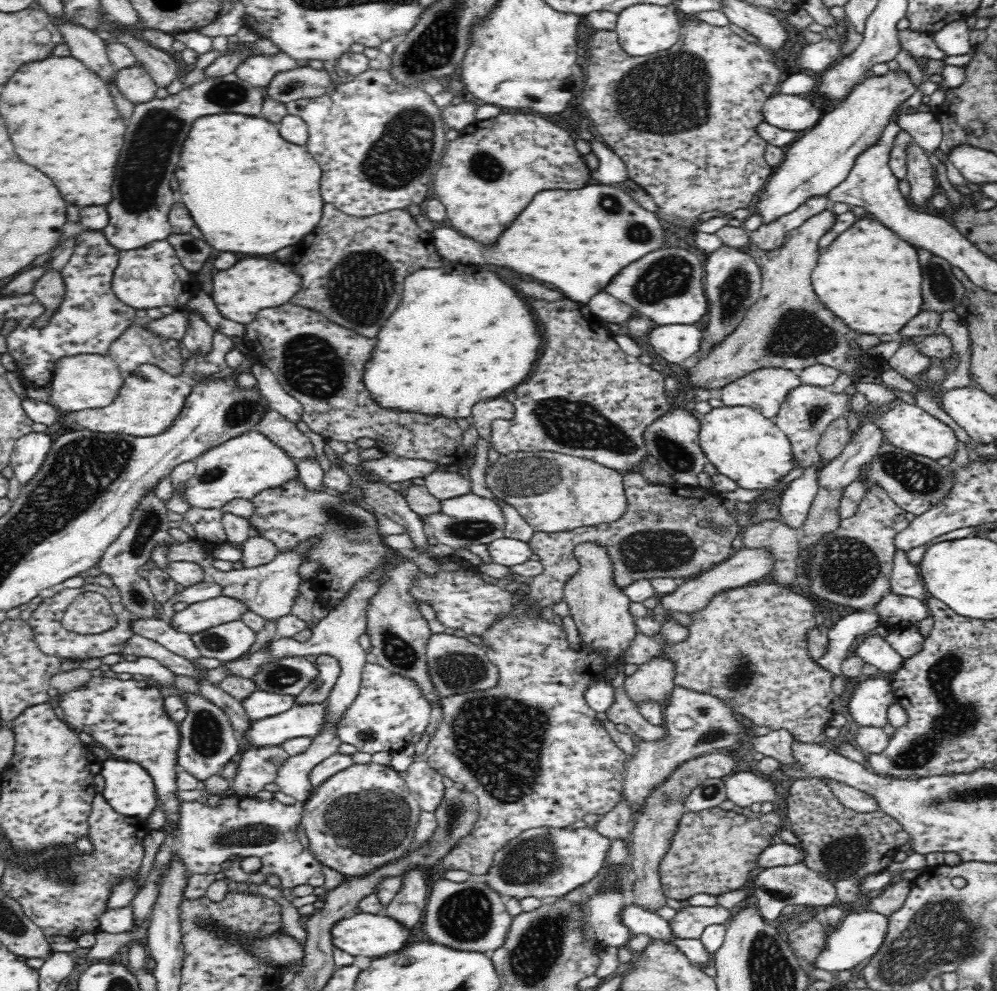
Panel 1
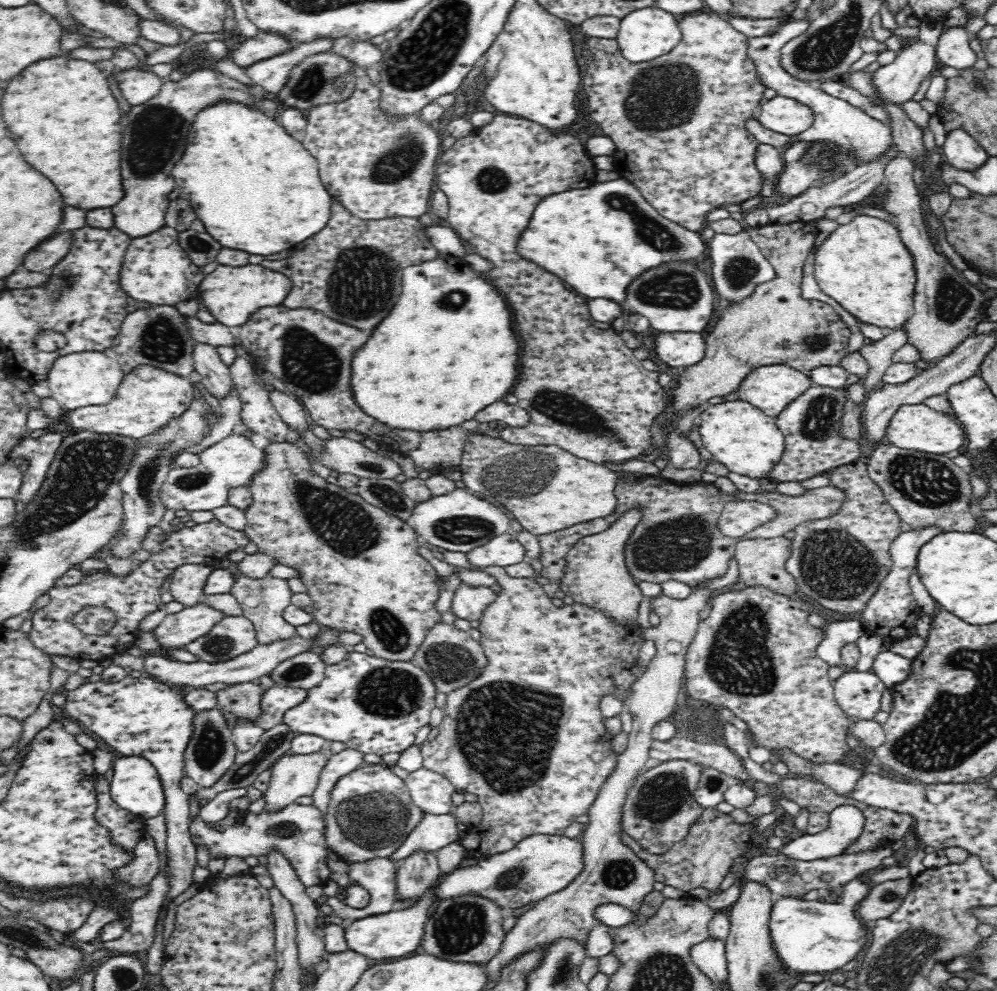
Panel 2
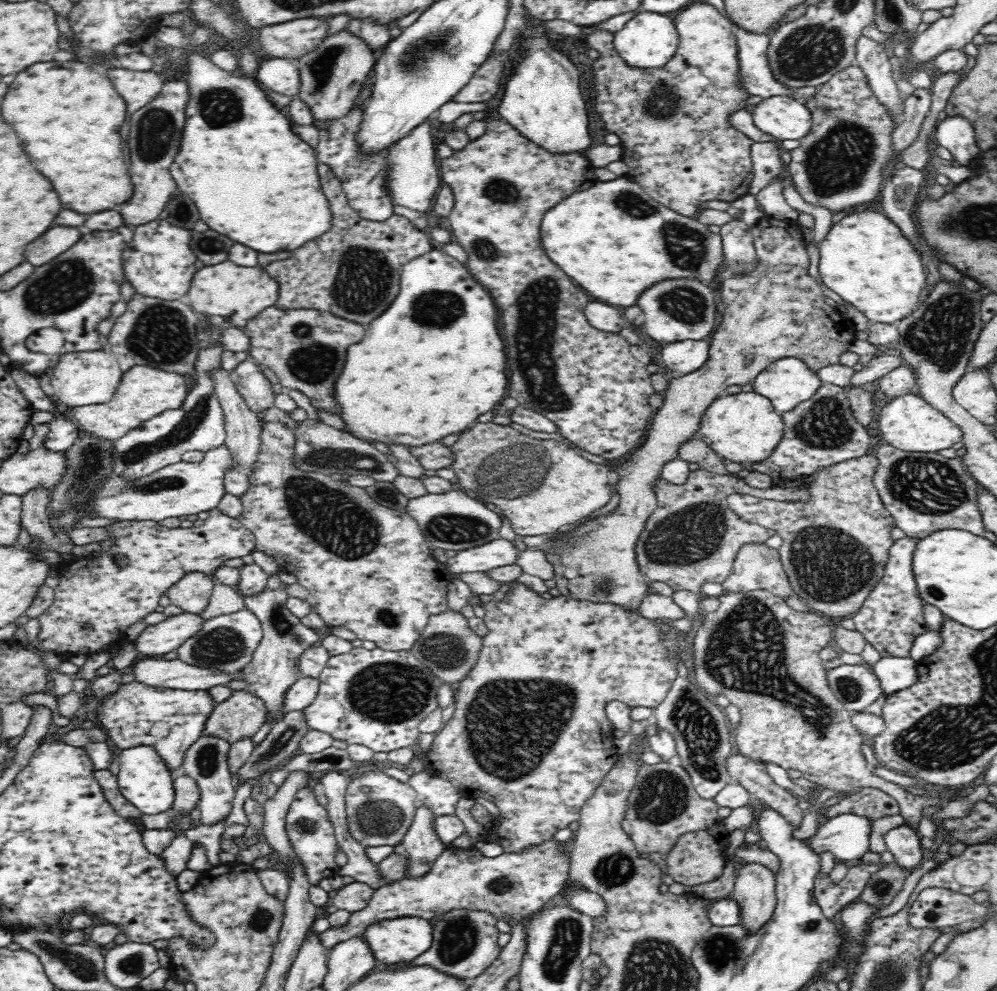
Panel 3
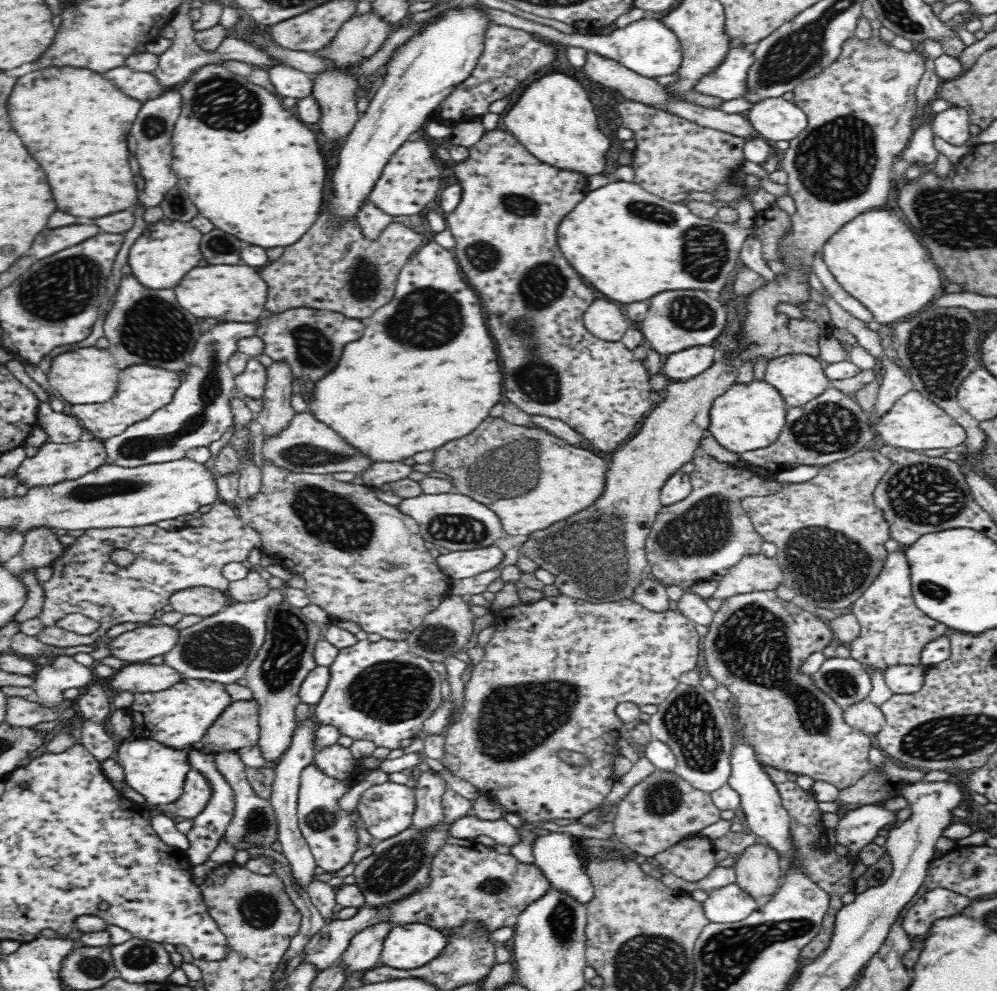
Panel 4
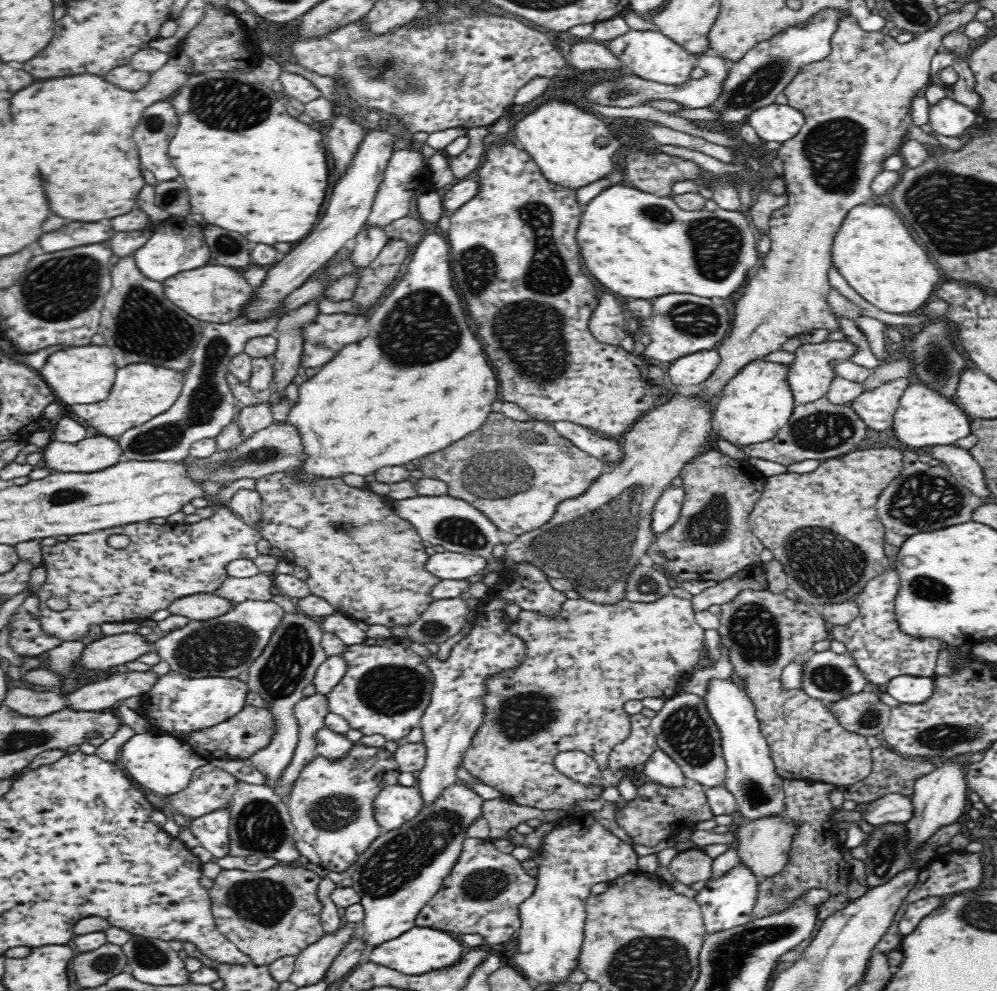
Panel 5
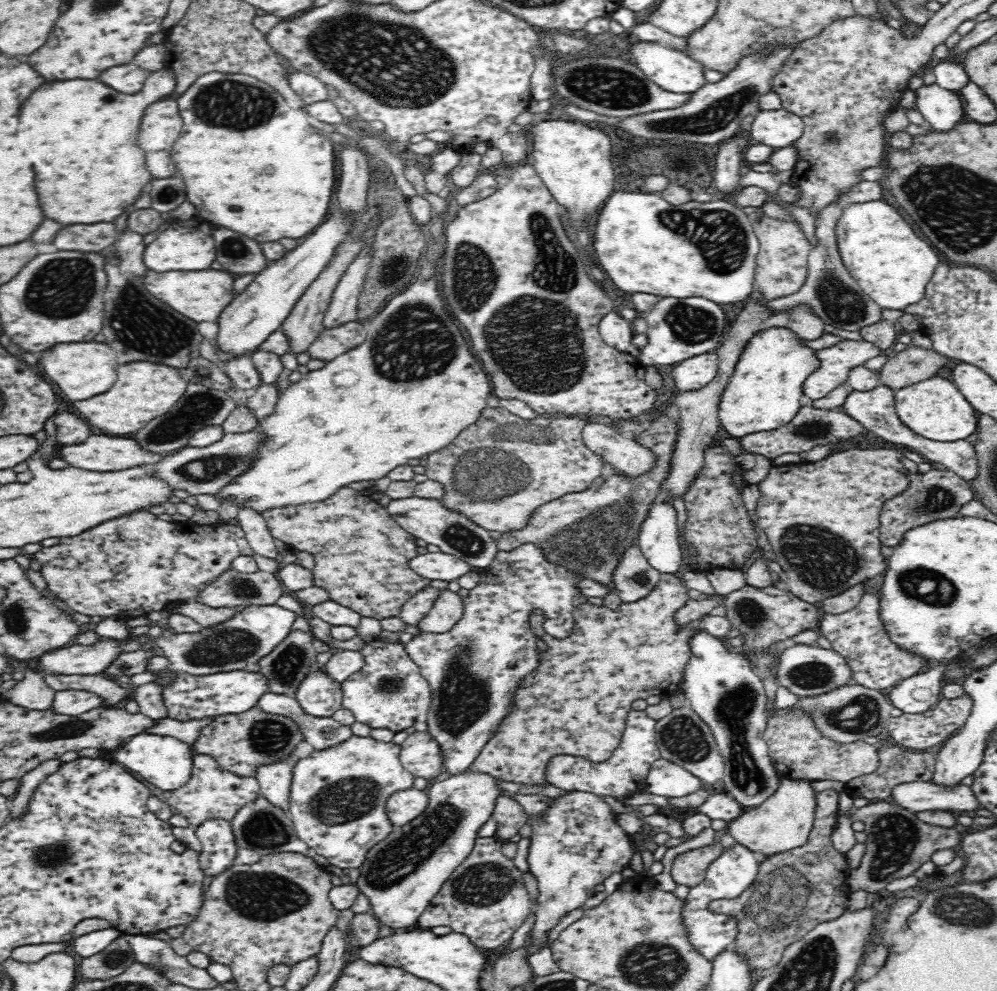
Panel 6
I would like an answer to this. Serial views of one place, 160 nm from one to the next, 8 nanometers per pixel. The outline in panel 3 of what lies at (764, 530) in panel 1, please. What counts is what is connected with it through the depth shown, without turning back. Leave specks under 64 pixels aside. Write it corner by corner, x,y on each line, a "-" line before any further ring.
745,544
738,551
730,576
721,583
724,593
768,590
779,597
792,594
780,553
762,544

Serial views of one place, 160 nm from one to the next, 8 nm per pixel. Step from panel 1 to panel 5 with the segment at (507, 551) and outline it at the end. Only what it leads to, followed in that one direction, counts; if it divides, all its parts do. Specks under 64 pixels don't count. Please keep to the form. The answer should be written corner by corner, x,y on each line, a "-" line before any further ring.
450,551
434,553
424,562
424,569
439,580
462,581
480,573
485,567
486,561
482,557

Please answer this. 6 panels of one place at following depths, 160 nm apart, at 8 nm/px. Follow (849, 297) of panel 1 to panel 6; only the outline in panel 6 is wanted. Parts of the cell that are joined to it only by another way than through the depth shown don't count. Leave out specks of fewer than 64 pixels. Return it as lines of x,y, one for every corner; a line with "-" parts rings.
883,200
852,204
837,220
835,229
839,253
848,273
878,306
904,311
906,306
924,298
928,280
940,260
936,250
916,236
894,206

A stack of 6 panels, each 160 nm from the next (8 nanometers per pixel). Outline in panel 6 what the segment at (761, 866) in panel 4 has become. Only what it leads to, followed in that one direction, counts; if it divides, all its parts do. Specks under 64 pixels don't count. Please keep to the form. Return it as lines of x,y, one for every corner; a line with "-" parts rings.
782,778
780,786
770,798
742,813
736,820
729,821
728,831
735,838
735,842
765,858
770,854
804,846
815,821
816,795
812,781

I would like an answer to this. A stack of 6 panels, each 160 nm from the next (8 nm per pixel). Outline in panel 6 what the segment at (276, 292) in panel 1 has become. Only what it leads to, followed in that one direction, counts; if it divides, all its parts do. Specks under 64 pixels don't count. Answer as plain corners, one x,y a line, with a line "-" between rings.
147,268
143,278
143,289
174,308
194,322
216,322
220,313
232,302
236,294
232,291
235,276
230,276
220,270
198,270
190,274
178,272
154,273

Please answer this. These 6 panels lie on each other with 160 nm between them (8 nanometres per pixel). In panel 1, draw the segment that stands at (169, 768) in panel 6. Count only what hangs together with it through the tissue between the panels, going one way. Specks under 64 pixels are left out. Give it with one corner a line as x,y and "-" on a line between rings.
106,759
101,768
105,788
101,792
118,814
148,819
157,807
157,790
150,773
140,764

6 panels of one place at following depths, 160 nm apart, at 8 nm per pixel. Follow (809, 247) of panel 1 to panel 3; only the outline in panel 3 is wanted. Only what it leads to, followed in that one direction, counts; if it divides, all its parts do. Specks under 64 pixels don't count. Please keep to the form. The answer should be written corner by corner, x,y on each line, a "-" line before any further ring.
765,216
762,217
755,225
749,227
749,230
752,233
752,238
754,241
754,251
756,251
756,267
749,271
748,273
734,273
730,277
726,277
724,280
724,284
722,284
722,302
726,304
726,312
724,312
724,316
722,316
722,321
720,325
713,330
712,339
709,346
709,357
708,360
704,363
702,368
695,370
693,373
682,375
681,377
672,378
669,380
667,389
665,390
666,394
662,405
656,410
653,420
649,423
649,426
646,430
646,434
644,436
644,442
640,444
640,446
636,446
633,450
630,450
627,454
622,456
622,464
615,467
613,473
613,490
616,492
616,496
619,496
618,505
611,513
602,514
599,516
594,516
594,518
587,518
582,520
582,522
578,522
573,526
566,527
565,529
560,530
560,534
556,534
552,539
554,541
554,546
550,547
546,550
544,546
540,547
540,551
545,553
546,560
553,566
553,570
556,570
556,584
555,590
560,590
560,592
555,592
558,594
564,594
564,596
568,596
568,598
578,599
578,600
589,600
590,602
597,603
612,603
623,606
626,610
637,610
638,604
642,602
642,598
646,596
648,593
648,584
645,575
641,573
638,561
636,560
636,542
641,535
641,532
644,530
646,526
646,521
648,517
656,510
658,506
658,499
655,495
655,484
663,479
661,474
663,471
663,466
670,462
671,460
678,459
678,449
683,442
686,442
688,439
692,438
692,435
700,428
702,416
706,413
707,408
710,406
711,402
720,396
722,392
728,386
734,386
734,384
739,384
740,386
745,385
748,382
753,382
753,380
757,377
758,373
761,373
771,362
777,361
778,359
784,357
796,357
798,359
803,360
812,370
819,371
821,368
830,366
831,364
838,364
840,354
842,352
848,351
848,346
852,344
857,337
860,335
854,329
854,326
850,321
839,312
835,306
826,306
824,304
824,297
822,298
822,291
818,290
814,284
814,278
812,278
809,274
809,258
807,255
807,250
805,249
805,242
802,238
802,235
798,233
798,222
794,221
781,221
775,219
774,217

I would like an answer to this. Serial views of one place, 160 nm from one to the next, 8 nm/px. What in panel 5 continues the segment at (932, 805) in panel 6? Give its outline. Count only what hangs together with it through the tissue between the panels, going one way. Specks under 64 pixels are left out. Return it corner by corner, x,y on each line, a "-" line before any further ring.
890,792
878,800
862,806
863,819
878,826
884,822
907,822
913,817
914,805
911,796

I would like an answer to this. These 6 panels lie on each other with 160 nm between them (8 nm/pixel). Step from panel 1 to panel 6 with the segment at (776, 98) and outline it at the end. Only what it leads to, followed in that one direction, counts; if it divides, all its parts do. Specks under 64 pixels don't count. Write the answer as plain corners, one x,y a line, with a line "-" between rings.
782,108
755,113
750,134
756,142
780,149
796,144
804,129
802,118

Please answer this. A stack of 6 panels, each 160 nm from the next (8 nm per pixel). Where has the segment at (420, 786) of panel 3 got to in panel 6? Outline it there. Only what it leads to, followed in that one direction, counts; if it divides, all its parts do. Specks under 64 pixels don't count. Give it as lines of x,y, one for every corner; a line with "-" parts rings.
470,768
460,774
446,776
444,780
431,782
426,789
429,803
422,816
416,817
404,826
394,828
384,840
368,851
366,860
359,868
361,874
357,879
357,887
360,893
370,899
372,913
382,925
401,931
408,930
412,924
417,924
418,916
440,892
442,884
472,852
475,840
479,837
478,831
493,816
496,799
504,791
499,787
502,781
506,780

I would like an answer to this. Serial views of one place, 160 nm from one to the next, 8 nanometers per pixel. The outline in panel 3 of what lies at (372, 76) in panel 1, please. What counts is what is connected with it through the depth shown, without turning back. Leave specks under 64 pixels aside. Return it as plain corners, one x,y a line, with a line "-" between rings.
358,101
346,116
333,121
316,122
320,132
320,144
316,148
316,156
318,156
318,162
330,167
334,175
342,181
342,188
347,195
349,206
366,220
382,222
394,214
392,200
384,187
389,151
382,150
380,154
374,154
374,156
359,154
355,135
362,122
363,107
364,104

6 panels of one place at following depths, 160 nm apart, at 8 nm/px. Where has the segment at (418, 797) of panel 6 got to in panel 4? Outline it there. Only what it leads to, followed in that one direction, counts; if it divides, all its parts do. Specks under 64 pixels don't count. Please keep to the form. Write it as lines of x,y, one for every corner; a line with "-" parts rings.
387,781
364,791
357,811
373,838
386,840
411,826
415,796
415,787

